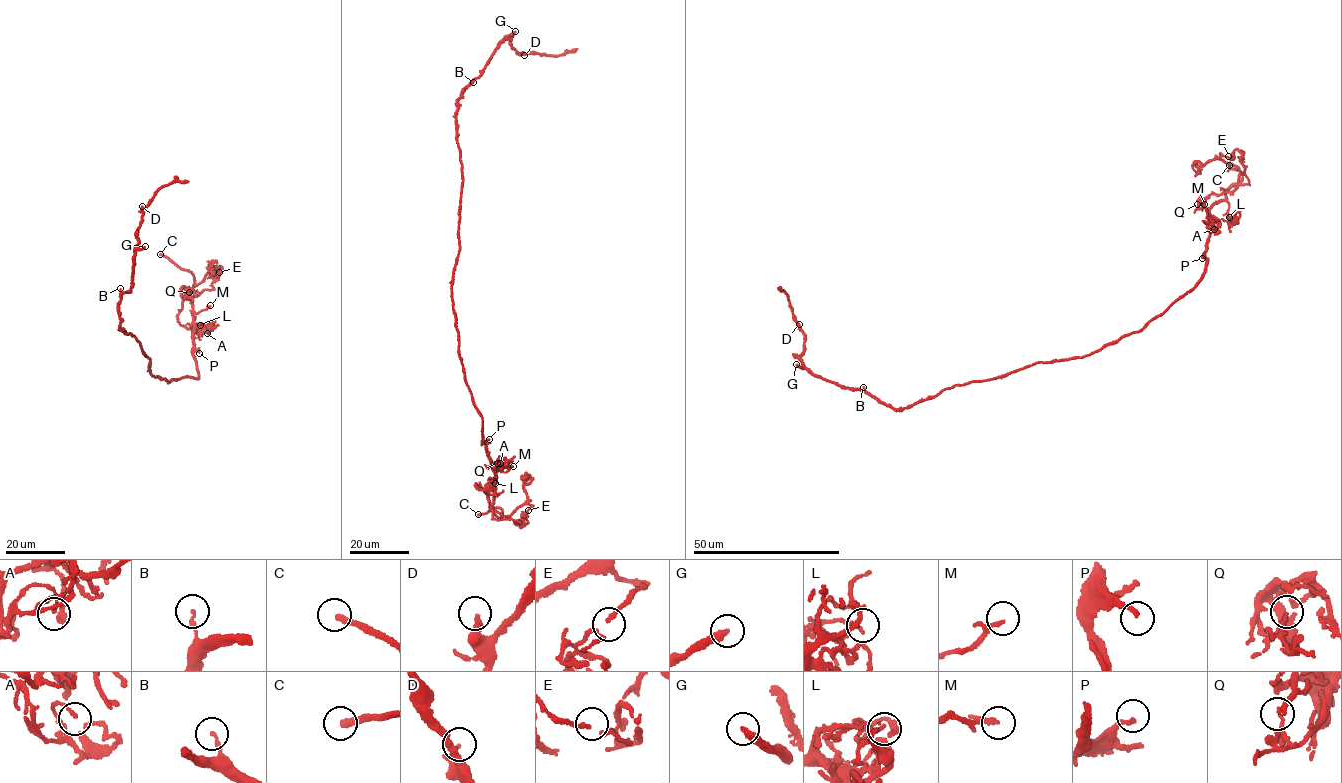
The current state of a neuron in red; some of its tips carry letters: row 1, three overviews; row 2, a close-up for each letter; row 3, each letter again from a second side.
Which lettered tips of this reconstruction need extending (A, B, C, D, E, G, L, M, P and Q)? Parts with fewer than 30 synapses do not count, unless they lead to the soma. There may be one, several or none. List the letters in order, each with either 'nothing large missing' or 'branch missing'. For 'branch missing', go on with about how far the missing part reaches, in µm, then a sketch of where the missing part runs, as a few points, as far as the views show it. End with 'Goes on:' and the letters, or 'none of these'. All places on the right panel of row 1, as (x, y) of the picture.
A: nothing large missing
B: nothing large missing
C: branch missing; about 25 µm are missing
D: nothing large missing
E: nothing large missing
G: branch missing; about 100 µm are missing; missing branch runs (796, 364), (765, 339), (774, 278), (759, 247), (761, 236), (749, 220), (731, 212), (722, 215)
L: nothing large missing
M: nothing large missing
P: nothing large missing
Q: nothing large missing
Goes on: C, G

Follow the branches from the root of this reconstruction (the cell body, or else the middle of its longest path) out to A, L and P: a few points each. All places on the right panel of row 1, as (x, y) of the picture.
A: (1059, 360), (1085, 356), (1139, 331), (1191, 291), (1204, 272), (1206, 240), (1214, 229)
L: (1059, 360), (1139, 331), (1191, 291), (1205, 269), (1210, 205), (1226, 201), (1228, 220), (1237, 222), (1229, 217)
P: (1059, 360), (1085, 356), (1142, 329), (1192, 290), (1204, 272), (1206, 260), (1202, 258)

